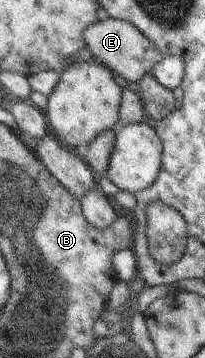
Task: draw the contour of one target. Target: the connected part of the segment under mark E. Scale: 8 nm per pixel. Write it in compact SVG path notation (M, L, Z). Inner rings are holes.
M108 18L97 21L83 30L83 44L96 62L106 65L112 72L117 72L129 82L140 81L147 72L153 70L164 54L130 22Z

